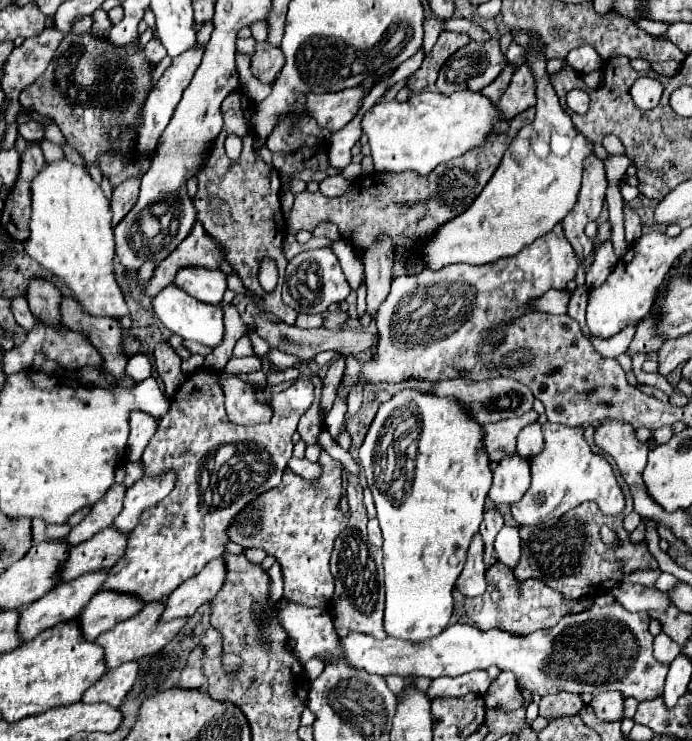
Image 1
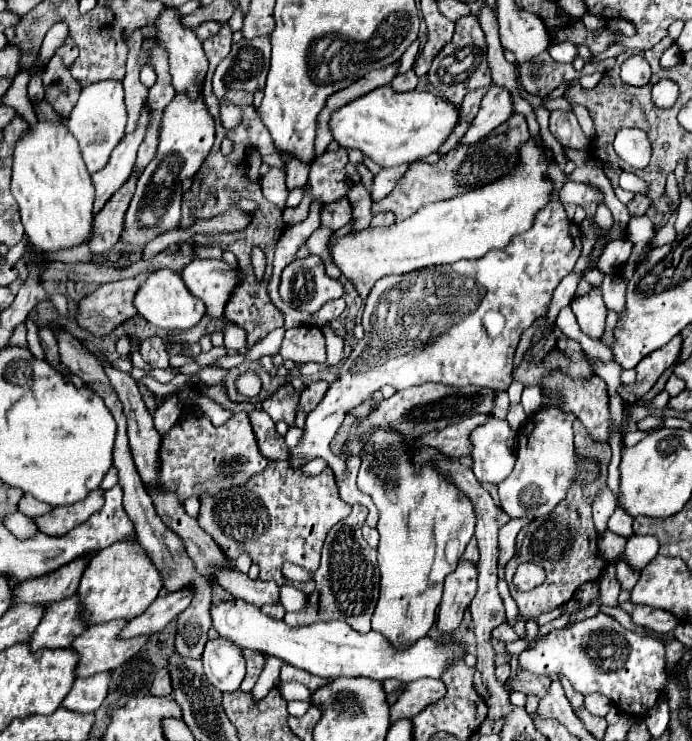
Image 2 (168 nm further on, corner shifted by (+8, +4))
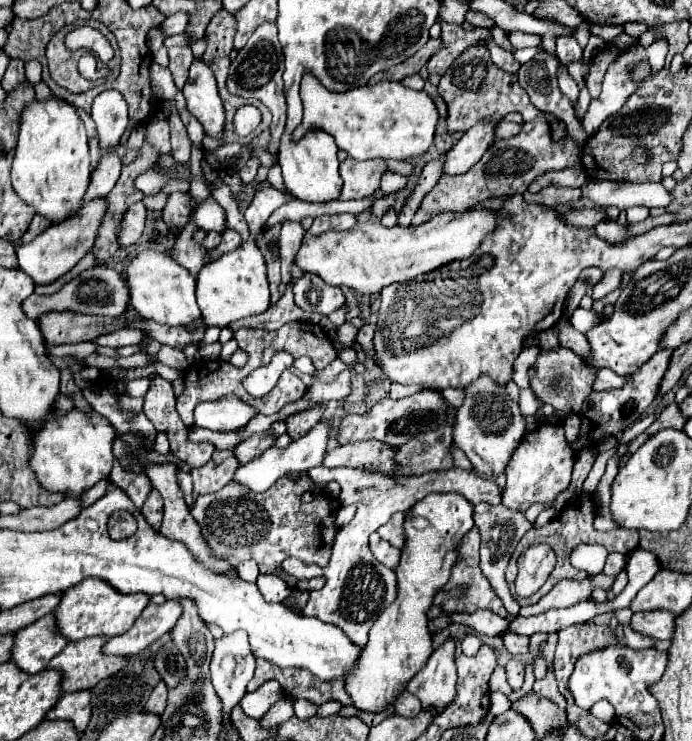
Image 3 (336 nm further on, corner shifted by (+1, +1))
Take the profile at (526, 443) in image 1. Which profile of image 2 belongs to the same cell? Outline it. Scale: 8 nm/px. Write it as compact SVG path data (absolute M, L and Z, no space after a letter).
M513 403L513 405L509 407L507 421L511 423L511 429L519 429L519 427L523 427L523 423L527 421L527 415L525 415L521 403Z

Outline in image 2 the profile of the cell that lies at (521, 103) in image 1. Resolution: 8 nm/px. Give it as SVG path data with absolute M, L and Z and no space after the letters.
M491 85L491 89L481 99L481 109L475 115L471 127L461 139L461 145L473 145L479 139L487 137L493 129L497 129L501 123L505 123L513 115L511 97L501 87Z

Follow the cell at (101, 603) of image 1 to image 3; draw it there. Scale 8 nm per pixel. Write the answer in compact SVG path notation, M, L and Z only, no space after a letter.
M48 614L18 630L12 648L12 662L30 674L36 674L44 670L66 644L66 638L58 638L58 634L54 634L54 614Z

